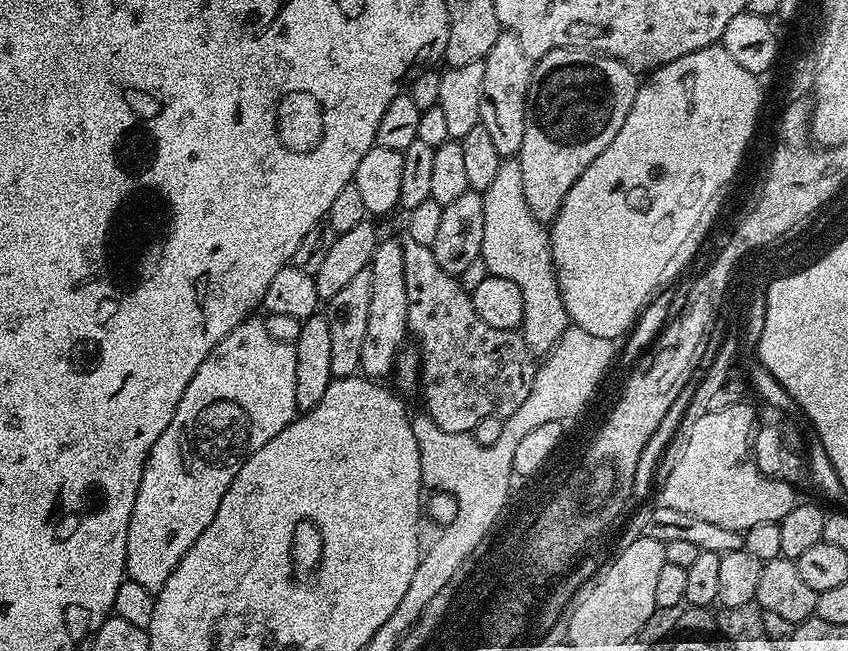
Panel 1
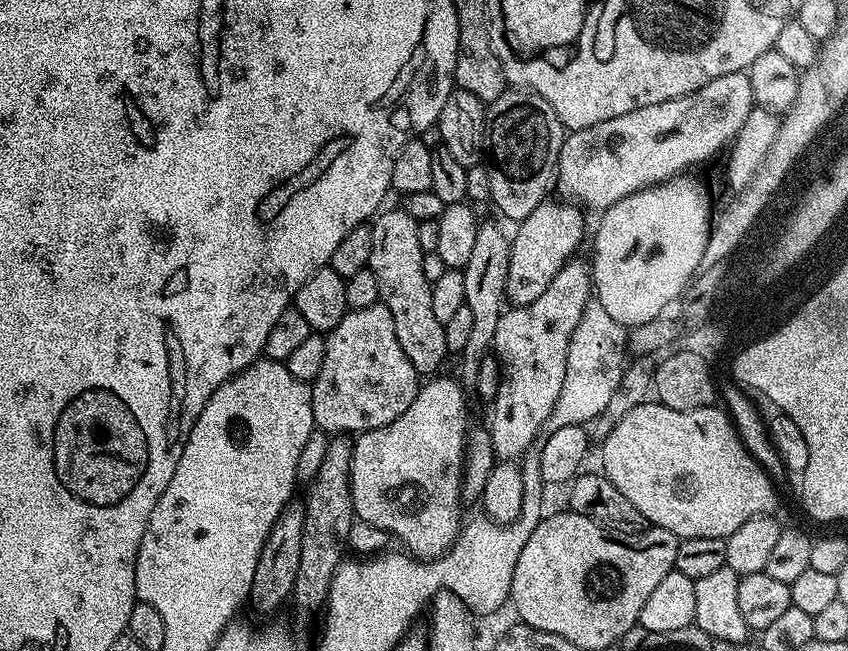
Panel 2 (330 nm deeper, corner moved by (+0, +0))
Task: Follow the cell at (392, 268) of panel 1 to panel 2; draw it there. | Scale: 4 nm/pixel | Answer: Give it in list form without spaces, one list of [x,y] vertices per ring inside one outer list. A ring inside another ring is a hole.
[[[379,303],[374,306],[349,310],[342,318],[342,322],[338,322],[338,326],[334,326],[334,330],[327,333],[326,362],[322,362],[322,374],[318,374],[318,378],[312,381],[310,387],[312,389],[312,413],[314,414],[314,422],[316,423],[316,428],[324,432],[352,432],[351,434],[369,432],[370,430],[381,428],[390,422],[394,422],[394,418],[402,415],[406,410],[406,406],[410,406],[410,402],[414,402],[418,387],[418,374],[414,370],[414,366],[410,366],[410,358],[406,358],[406,353],[402,351],[402,346],[398,343],[398,334],[394,334],[394,318],[390,318],[390,310],[386,310],[384,304]]]

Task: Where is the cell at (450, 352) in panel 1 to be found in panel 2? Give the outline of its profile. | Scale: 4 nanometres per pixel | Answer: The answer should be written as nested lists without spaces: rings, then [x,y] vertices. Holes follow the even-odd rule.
[[[396,206],[389,212],[381,211],[371,221],[370,227],[374,243],[370,245],[368,269],[378,282],[380,303],[390,310],[390,318],[394,318],[394,334],[398,334],[398,343],[406,358],[410,358],[410,366],[414,366],[421,377],[431,377],[441,371],[440,363],[444,356],[449,355],[449,350],[444,326],[438,322],[438,318],[434,318],[432,285],[422,274],[426,254],[418,244],[418,221],[403,207]]]

